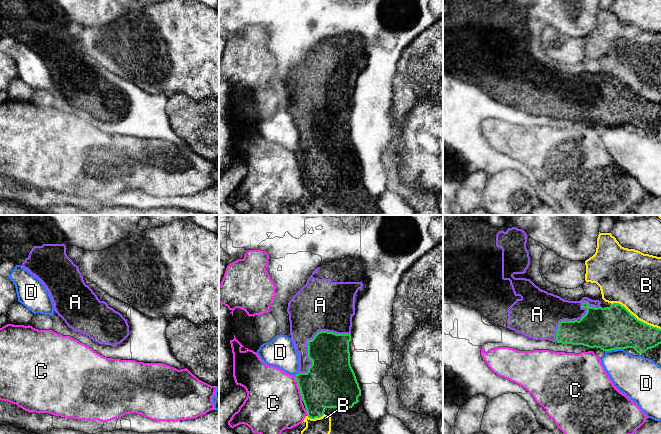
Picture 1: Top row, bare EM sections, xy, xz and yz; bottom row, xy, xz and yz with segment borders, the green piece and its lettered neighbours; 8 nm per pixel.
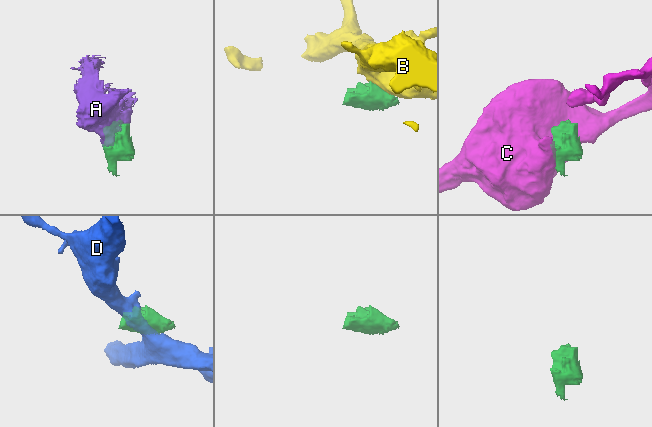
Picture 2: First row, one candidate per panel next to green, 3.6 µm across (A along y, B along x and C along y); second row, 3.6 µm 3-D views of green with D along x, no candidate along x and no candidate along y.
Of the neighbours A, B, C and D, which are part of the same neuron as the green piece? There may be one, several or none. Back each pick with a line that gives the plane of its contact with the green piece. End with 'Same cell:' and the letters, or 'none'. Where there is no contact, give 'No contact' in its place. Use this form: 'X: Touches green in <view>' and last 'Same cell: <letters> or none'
A: Touches green in xz
Same cell: A

